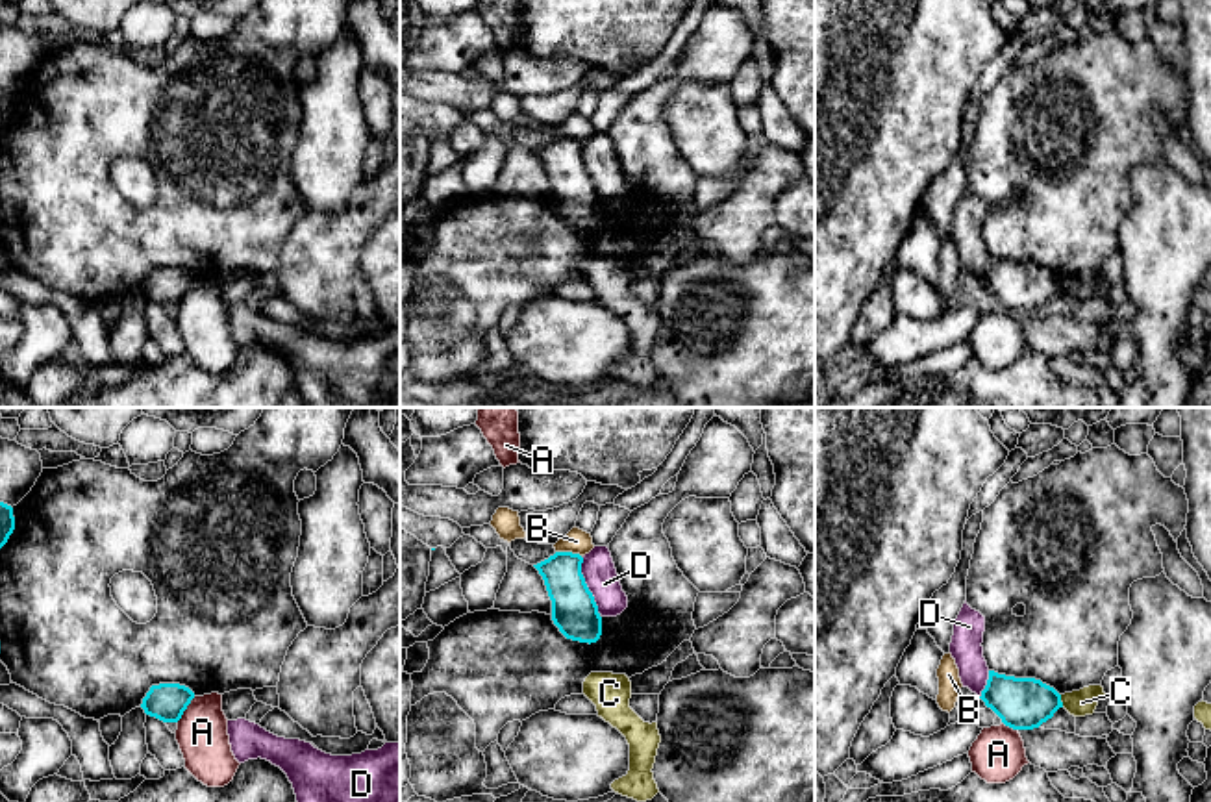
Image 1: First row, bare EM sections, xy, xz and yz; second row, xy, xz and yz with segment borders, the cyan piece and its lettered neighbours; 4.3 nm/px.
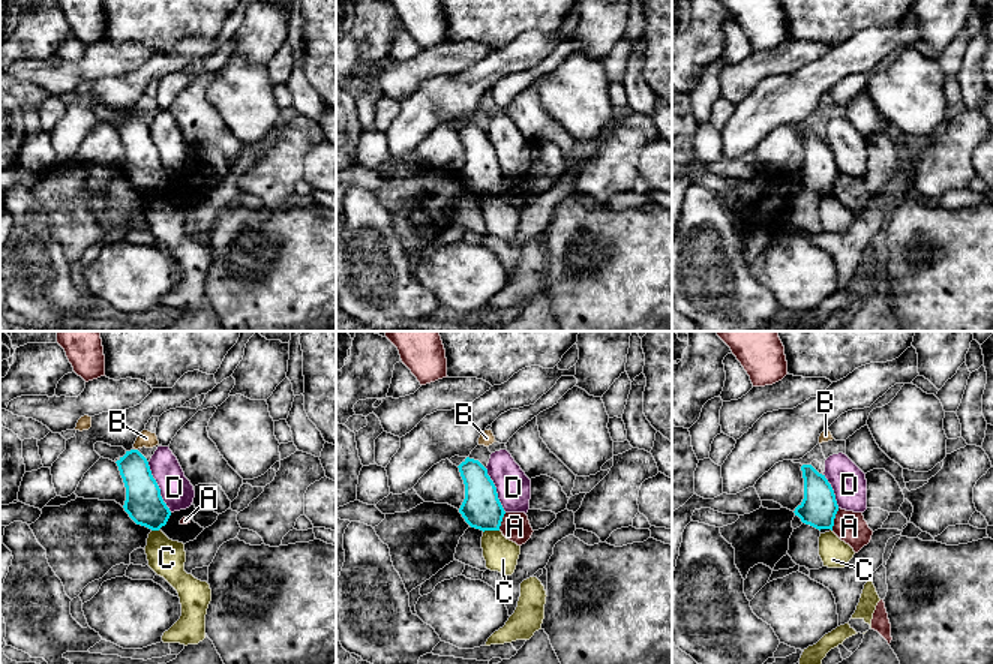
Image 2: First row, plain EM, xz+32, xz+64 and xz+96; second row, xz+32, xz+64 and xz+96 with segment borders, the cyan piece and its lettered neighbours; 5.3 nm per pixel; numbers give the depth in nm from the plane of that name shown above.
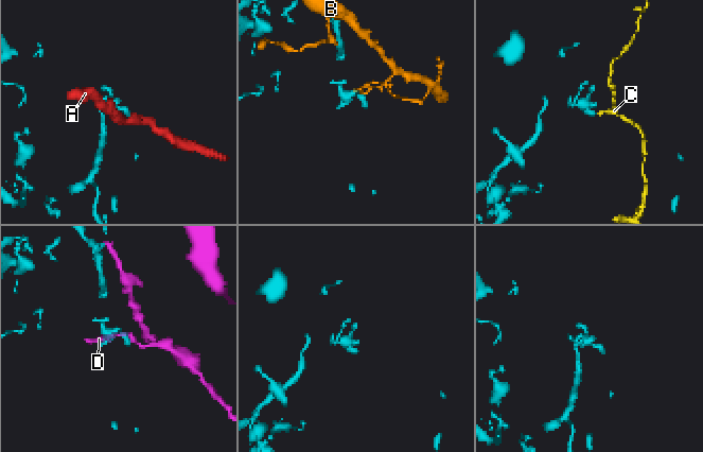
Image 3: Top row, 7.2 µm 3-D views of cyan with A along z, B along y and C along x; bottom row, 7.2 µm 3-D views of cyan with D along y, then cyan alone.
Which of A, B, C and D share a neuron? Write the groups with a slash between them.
A / B / C / D

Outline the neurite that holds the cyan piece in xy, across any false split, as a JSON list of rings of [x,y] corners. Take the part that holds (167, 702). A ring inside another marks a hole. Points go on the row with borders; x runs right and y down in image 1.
[[[159,683],[150,687],[141,708],[163,722],[178,722],[193,698],[194,693],[185,685]]]

